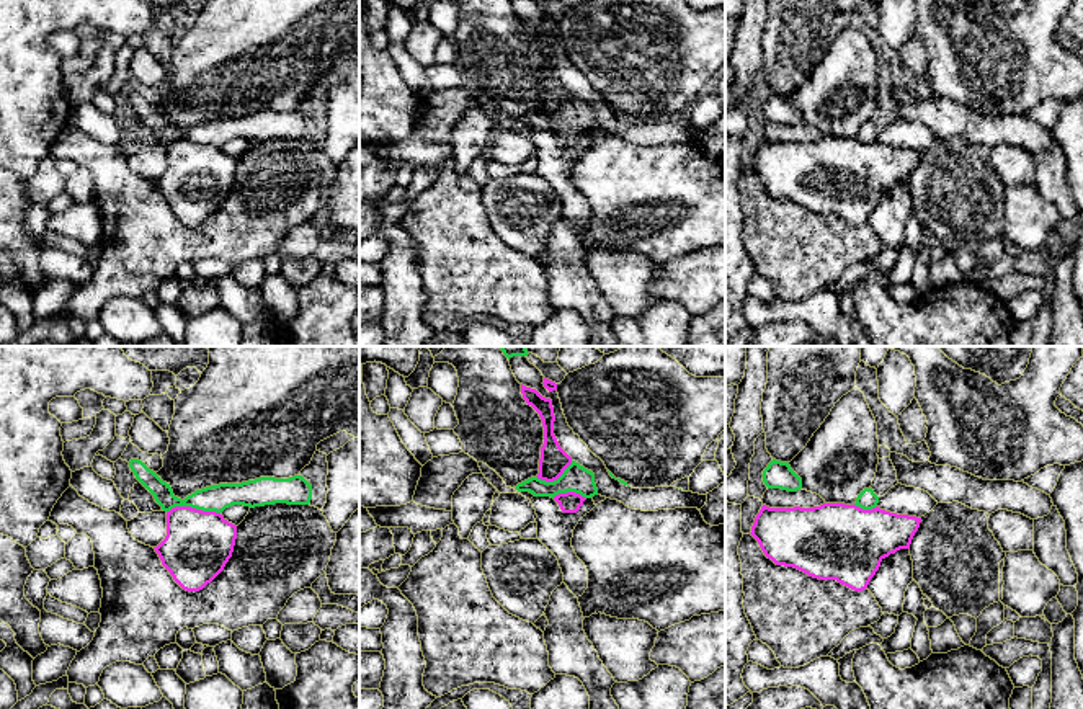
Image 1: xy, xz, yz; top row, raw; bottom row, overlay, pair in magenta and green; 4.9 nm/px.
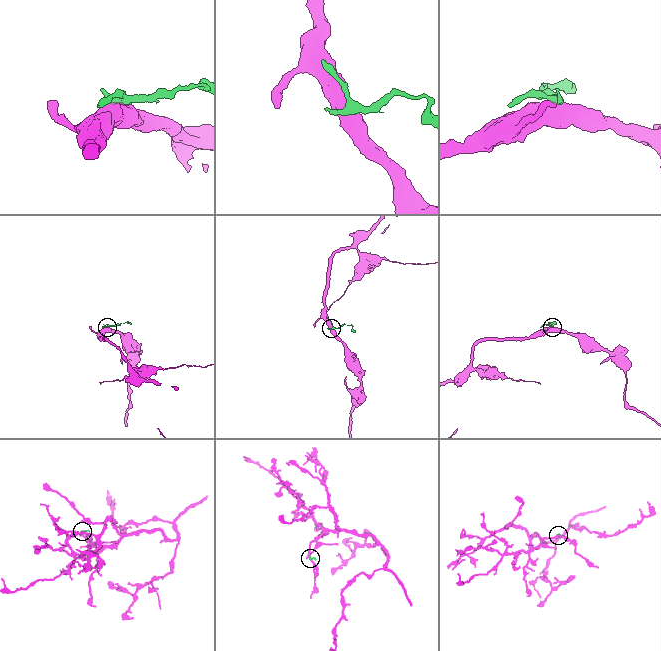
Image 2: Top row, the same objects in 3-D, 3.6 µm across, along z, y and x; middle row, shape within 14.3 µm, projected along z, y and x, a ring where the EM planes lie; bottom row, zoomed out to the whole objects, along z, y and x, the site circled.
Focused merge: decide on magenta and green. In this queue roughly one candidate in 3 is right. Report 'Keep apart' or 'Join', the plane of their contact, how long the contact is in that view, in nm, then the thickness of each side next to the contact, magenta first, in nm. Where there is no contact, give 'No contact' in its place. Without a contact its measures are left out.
Keep apart. Touches magenta in xy. Shared border 260 nm. Thickness 340 nm (magenta) against 130 nm

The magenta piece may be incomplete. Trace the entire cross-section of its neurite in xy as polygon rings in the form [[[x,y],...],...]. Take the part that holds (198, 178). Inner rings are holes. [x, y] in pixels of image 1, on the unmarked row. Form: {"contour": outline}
{"contour": [[[175,140],[167,145],[167,170],[154,183],[183,224],[199,225],[224,204],[235,173],[237,160],[221,147]]]}

